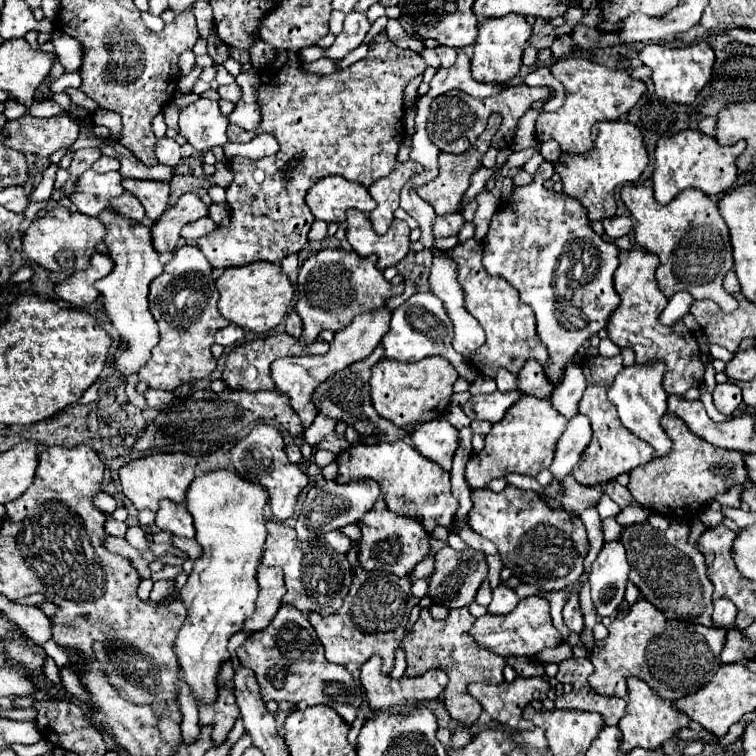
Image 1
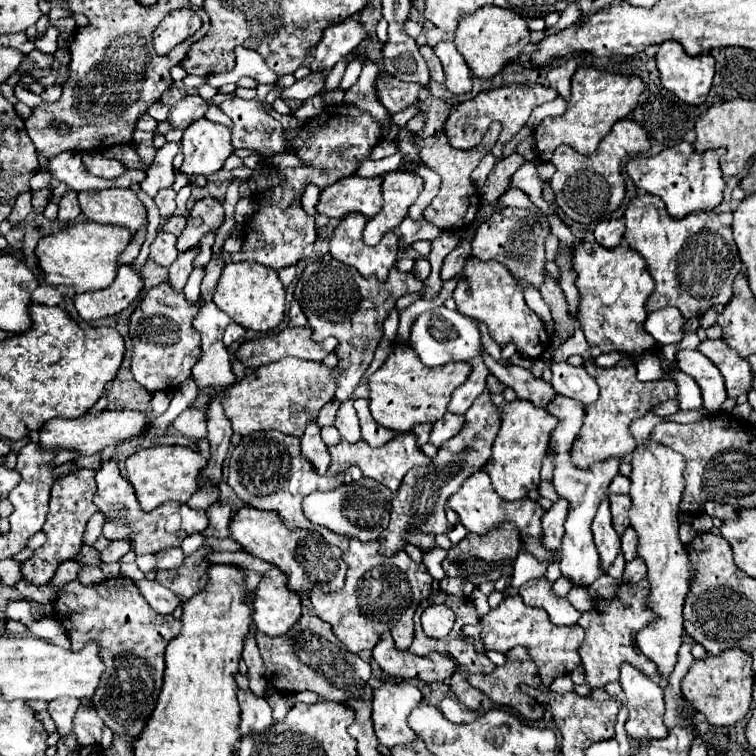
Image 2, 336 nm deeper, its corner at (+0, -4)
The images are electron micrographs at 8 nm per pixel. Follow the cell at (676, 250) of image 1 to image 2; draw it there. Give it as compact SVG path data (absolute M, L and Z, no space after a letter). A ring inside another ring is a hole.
M638 193L634 199L630 199L624 213L624 221L626 221L626 233L624 233L626 243L644 257L646 269L656 283L656 289L646 301L646 311L656 311L672 305L680 309L684 319L692 319L702 317L712 305L726 305L732 299L732 283L742 269L742 261L732 237L732 227L724 227L718 215L698 211L684 219L672 219L666 213L664 201L660 197Z

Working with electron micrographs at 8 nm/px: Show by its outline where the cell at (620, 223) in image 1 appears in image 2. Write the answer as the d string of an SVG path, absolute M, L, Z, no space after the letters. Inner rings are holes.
M610 219L610 221L600 221L594 229L594 239L604 245L604 247L616 247L622 243L624 237L624 223L620 219Z

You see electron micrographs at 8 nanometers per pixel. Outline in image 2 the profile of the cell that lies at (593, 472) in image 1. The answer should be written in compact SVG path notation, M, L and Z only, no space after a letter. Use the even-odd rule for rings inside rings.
M622 359L616 367L610 369L600 369L592 365L590 361L584 363L584 369L588 371L590 377L600 387L600 397L592 405L586 405L584 409L584 425L580 429L578 439L574 441L574 451L572 451L572 461L578 467L586 467L584 463L592 461L604 461L608 457L624 457L634 451L636 441L630 435L630 423L636 417L644 417L652 407L656 407L662 401L670 401L676 397L676 383L672 379L658 379L650 383L640 383L636 379L636 367L632 359Z

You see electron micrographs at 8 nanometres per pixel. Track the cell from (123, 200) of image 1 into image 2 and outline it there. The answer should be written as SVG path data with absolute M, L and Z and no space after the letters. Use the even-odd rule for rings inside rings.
M170 187L170 189L162 189L156 197L154 197L158 209L160 209L160 215L162 217L168 217L176 211L176 191Z

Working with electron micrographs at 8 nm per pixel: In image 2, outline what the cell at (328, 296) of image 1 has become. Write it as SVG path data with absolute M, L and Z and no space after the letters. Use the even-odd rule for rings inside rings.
M330 259L330 261L318 261L310 263L304 273L298 279L296 285L296 299L300 301L310 327L314 329L312 339L324 341L326 337L336 337L340 341L336 349L338 365L334 371L338 371L338 389L336 399L348 401L354 393L354 389L360 383L360 377L370 367L374 351L382 339L382 323L388 319L392 307L396 305L396 299L422 289L424 283L416 279L412 273L400 273L396 269L396 291L390 283L380 283L376 277L362 277L356 269Z

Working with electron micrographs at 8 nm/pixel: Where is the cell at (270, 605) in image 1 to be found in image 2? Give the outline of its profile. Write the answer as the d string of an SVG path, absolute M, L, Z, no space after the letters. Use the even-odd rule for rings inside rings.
M276 567L262 577L254 593L252 609L256 629L270 637L284 635L302 615L300 595L288 589L288 577Z

